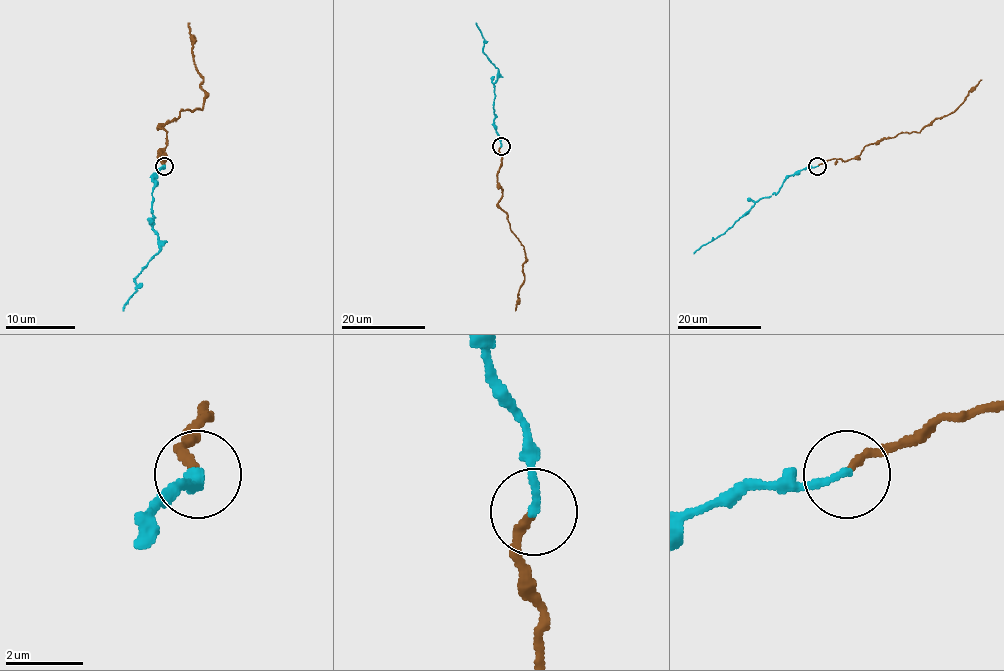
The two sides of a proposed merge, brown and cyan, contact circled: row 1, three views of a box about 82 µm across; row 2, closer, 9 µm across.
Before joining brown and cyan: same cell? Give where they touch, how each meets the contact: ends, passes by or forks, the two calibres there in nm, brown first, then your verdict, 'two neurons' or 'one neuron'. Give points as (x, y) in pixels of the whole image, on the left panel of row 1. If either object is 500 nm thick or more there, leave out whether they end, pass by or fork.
at (164, 166); brown ends there; cyan ends there; 240 nm thick on the brown side, 200 nm on the other; one neuron

